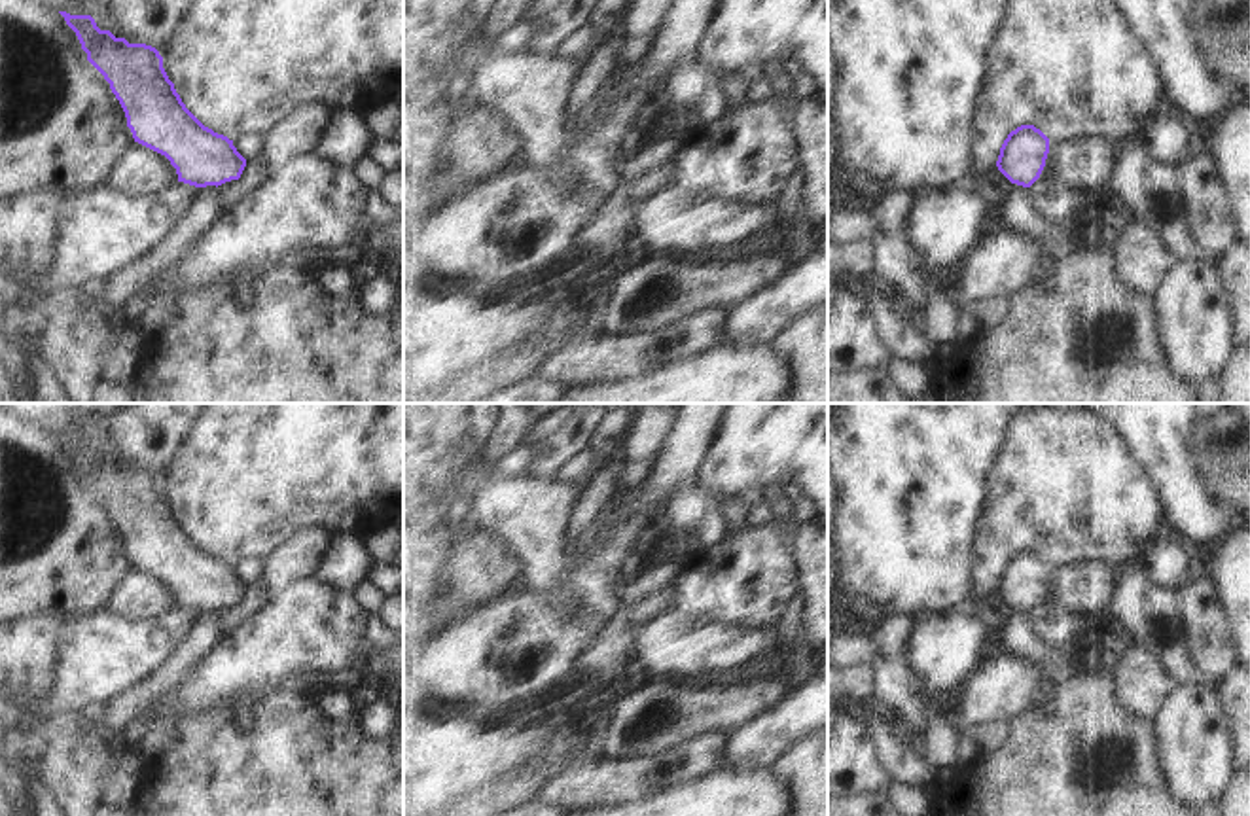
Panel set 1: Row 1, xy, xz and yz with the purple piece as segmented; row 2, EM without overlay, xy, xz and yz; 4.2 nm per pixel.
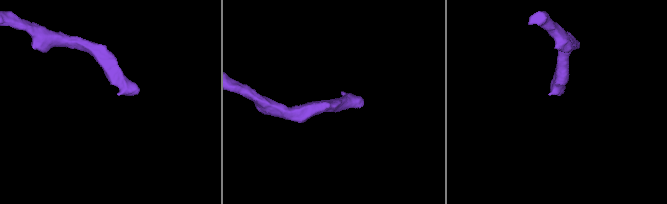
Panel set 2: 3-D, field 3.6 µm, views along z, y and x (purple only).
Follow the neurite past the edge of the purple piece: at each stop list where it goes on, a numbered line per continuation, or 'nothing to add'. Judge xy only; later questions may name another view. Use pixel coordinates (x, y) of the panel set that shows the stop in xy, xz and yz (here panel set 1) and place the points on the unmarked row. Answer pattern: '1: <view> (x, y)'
nothing to add

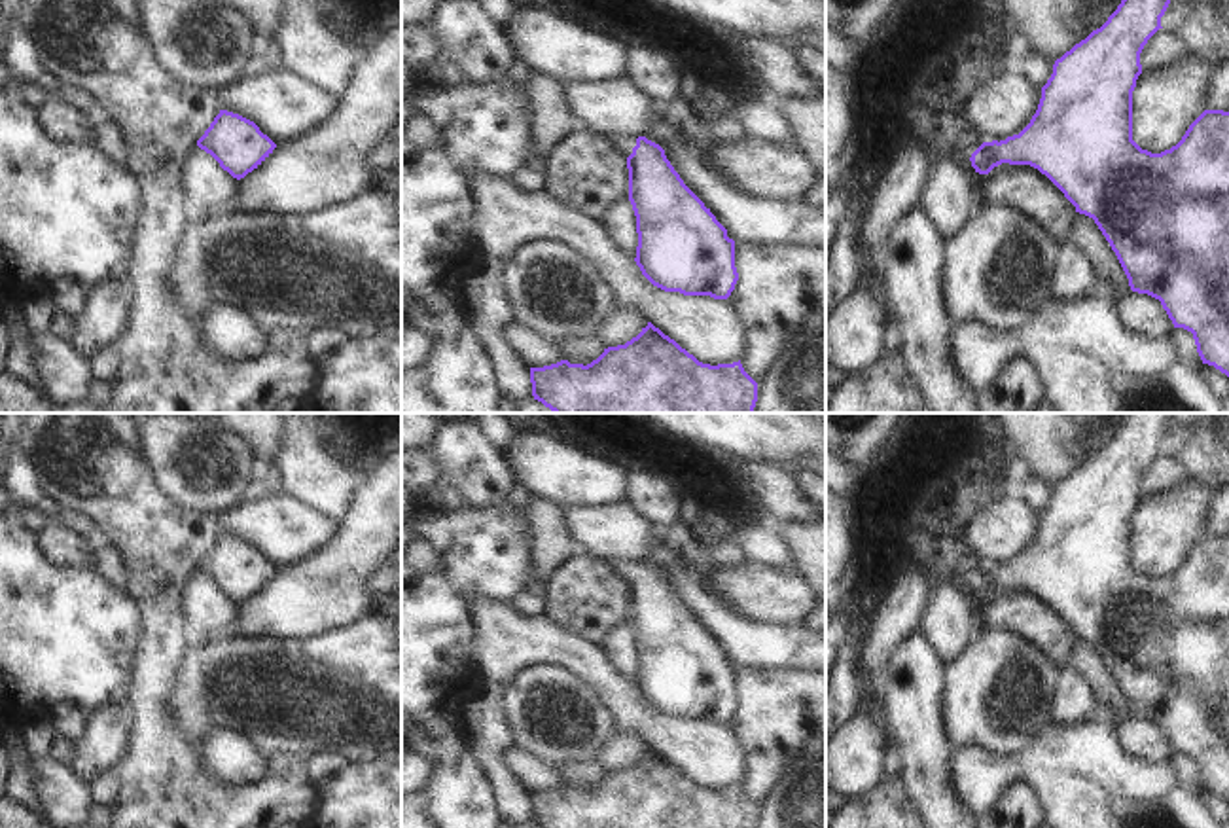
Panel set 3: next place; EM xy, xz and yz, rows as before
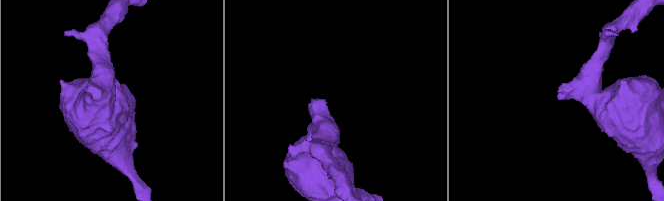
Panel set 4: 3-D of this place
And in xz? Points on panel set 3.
1: xz (622, 569)

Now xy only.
nothing to add

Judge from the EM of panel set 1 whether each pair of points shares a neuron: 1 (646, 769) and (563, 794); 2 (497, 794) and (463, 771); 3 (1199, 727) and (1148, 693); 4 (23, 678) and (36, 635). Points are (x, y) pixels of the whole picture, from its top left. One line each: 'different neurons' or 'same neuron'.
1: same neuron
2: different neurons
3: different neurons
4: same neuron

